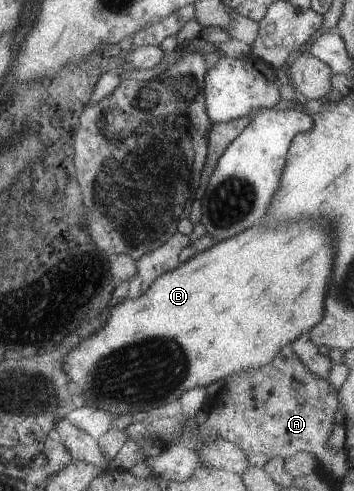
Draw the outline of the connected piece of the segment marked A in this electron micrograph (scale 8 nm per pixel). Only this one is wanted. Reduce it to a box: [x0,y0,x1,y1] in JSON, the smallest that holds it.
[179,344,338,466]

